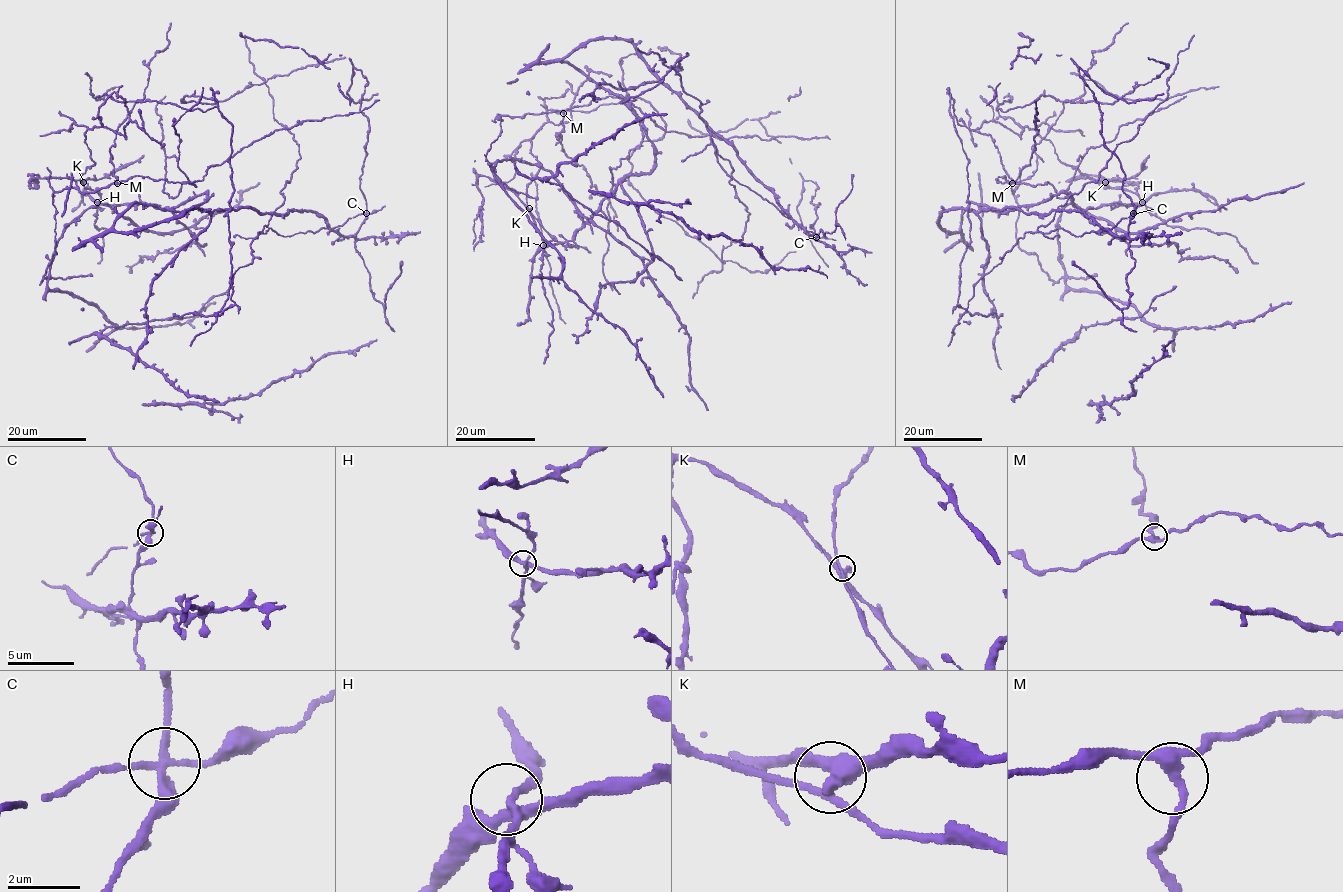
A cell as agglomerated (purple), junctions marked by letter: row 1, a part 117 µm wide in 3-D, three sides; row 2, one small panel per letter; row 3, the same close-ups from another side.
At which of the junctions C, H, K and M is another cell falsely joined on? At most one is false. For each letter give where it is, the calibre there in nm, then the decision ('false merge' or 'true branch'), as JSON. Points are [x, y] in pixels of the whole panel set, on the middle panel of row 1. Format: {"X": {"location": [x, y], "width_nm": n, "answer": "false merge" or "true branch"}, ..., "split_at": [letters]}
{"C": {"location": [816, 237], "width_nm": 280, "answer": "false merge"}, "H": {"location": [543, 245], "width_nm": 280, "answer": "true branch"}, "K": {"location": [529, 208], "width_nm": 400, "answer": "true branch"}, "M": {"location": [563, 113], "width_nm": 280, "answer": "true branch"}, "split_at": ["C"]}

